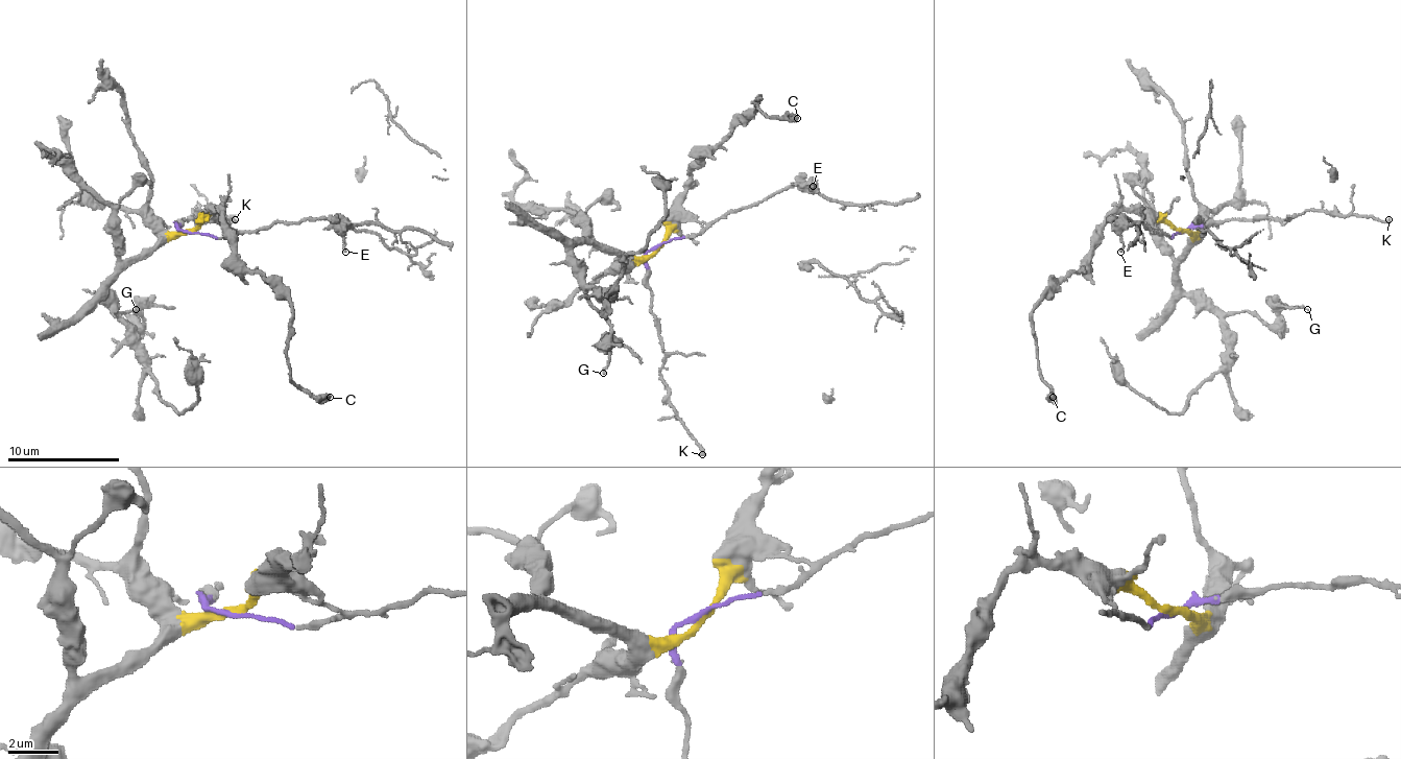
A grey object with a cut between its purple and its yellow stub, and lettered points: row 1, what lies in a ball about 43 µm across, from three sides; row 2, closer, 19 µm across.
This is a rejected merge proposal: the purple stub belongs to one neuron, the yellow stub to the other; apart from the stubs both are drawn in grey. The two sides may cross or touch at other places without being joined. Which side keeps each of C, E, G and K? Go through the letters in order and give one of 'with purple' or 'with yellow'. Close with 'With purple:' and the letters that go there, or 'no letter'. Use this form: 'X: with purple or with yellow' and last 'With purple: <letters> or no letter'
C: with yellow
E: with purple
G: with yellow
K: with purple
With purple: E, K

